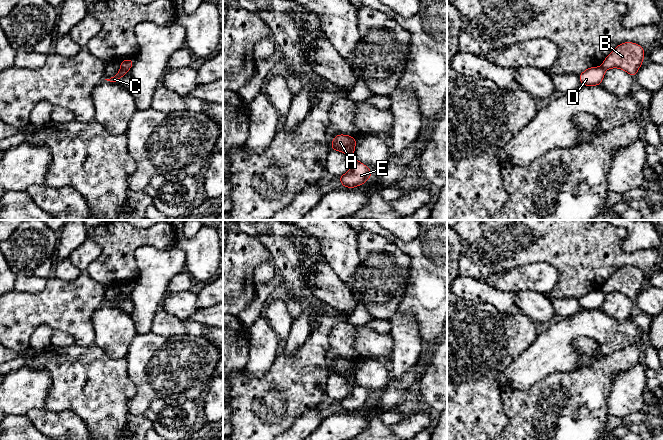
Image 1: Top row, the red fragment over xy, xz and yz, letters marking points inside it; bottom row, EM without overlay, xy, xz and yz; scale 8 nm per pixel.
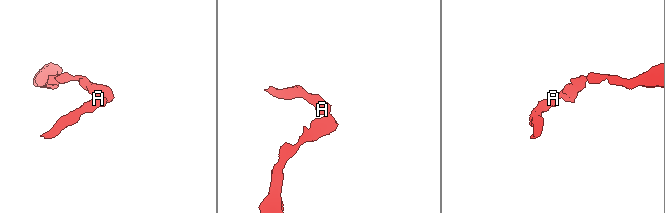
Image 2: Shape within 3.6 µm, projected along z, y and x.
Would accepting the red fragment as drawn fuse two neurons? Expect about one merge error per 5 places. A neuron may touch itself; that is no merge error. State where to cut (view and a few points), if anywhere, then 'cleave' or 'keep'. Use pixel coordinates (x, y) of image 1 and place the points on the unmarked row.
xy (121, 291), (127, 295) | cleave

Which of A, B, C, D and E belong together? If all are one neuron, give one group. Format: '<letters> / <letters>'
A C D / B E

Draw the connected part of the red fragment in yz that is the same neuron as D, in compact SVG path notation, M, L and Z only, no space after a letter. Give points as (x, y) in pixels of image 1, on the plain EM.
M589 291L579 298L579 304L583 310L599 310L605 300L602 291Z

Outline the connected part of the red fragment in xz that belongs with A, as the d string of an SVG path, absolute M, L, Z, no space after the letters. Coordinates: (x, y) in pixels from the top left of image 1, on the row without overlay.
M338 358L333 362L330 374L337 374L344 378L354 376L356 371L356 361Z

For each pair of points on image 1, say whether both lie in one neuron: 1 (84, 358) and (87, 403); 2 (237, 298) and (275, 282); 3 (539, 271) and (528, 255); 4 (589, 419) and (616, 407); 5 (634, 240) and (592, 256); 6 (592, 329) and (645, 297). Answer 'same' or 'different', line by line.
1: same
2: different
3: different
4: different
5: different
6: different

